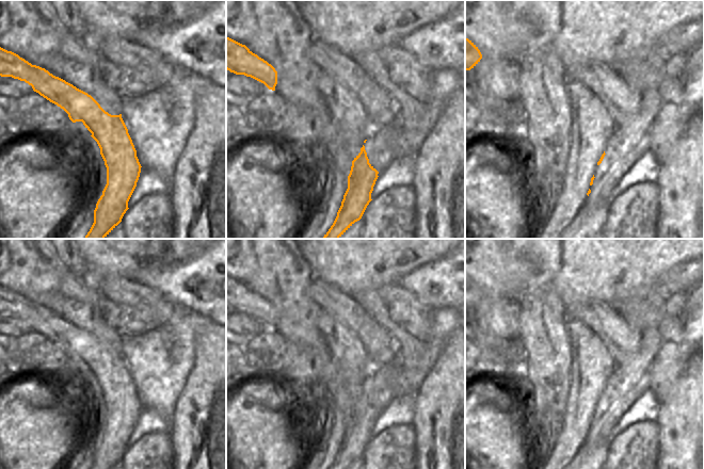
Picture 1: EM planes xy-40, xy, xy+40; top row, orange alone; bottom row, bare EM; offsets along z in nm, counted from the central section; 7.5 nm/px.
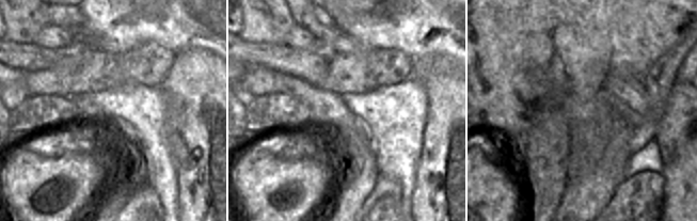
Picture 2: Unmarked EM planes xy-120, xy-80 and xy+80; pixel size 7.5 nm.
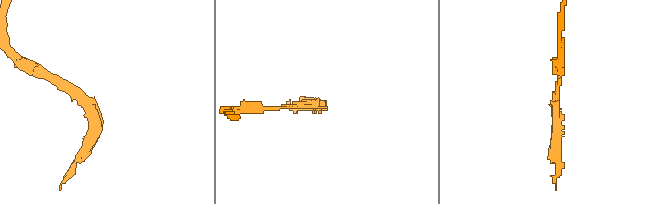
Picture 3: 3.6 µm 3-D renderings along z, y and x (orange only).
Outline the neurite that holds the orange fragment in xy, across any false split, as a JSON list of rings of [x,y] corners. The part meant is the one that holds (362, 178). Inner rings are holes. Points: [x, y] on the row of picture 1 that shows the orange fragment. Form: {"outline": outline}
{"outline": [[[365,146],[352,161],[348,189],[337,216],[322,239],[339,239],[355,222],[359,221],[369,205],[379,172],[369,163]]]}

